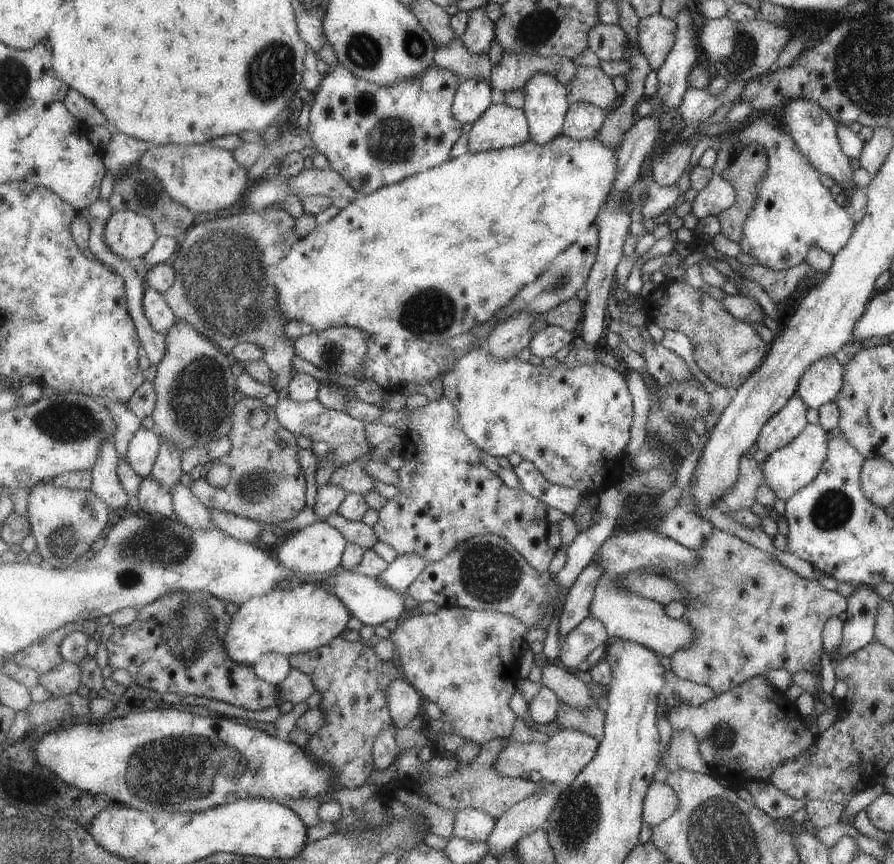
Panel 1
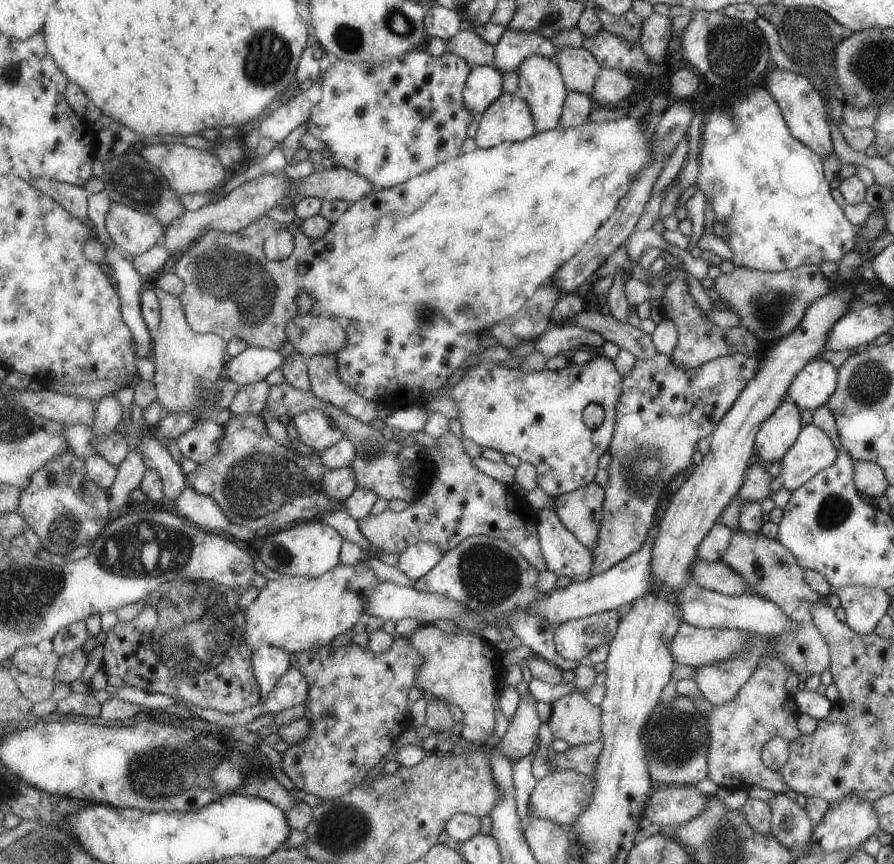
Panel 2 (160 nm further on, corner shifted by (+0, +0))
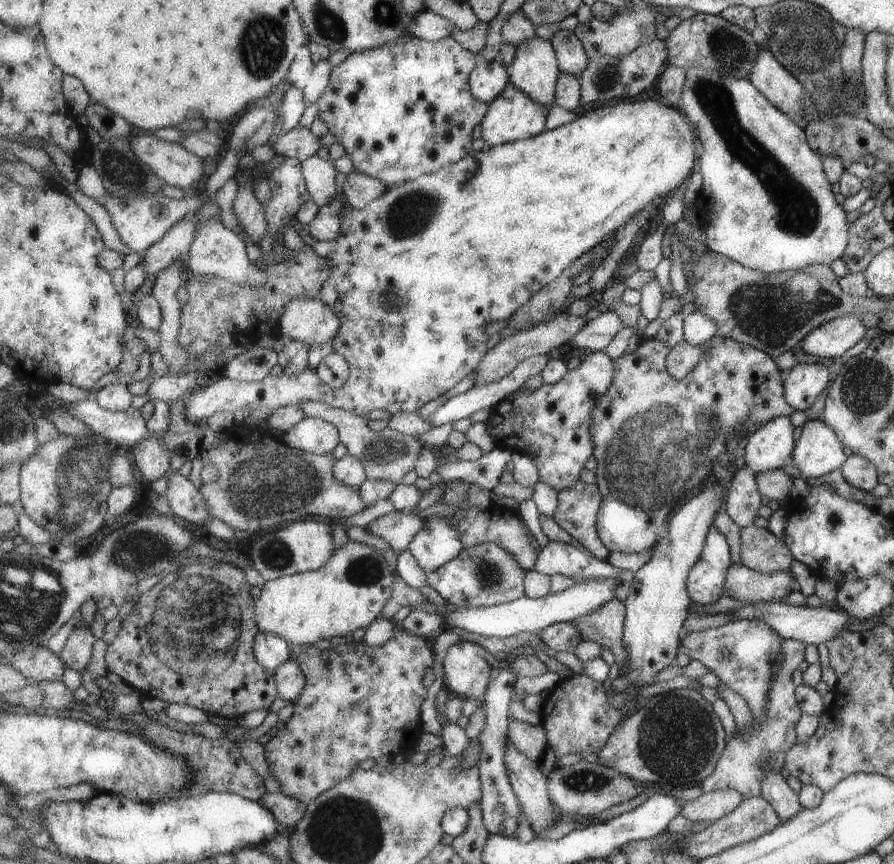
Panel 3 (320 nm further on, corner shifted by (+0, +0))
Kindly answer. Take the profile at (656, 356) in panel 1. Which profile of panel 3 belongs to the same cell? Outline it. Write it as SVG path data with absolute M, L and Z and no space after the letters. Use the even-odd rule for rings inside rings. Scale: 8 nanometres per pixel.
M557 313L555 320L550 323L539 323L527 330L519 331L513 335L507 336L505 339L498 342L488 353L485 358L479 363L476 368L476 377L473 379L473 386L476 383L477 387L488 385L493 381L501 380L505 375L513 372L519 364L524 360L535 355L547 355L554 347L561 346L572 340L572 338L585 326L583 318L576 317L571 314L565 316Z

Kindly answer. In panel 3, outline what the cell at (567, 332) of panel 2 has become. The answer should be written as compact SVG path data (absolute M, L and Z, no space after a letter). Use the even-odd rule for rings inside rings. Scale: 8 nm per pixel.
M601 312L588 322L569 343L585 350L590 348L593 353L603 351L623 328L625 324L617 312Z

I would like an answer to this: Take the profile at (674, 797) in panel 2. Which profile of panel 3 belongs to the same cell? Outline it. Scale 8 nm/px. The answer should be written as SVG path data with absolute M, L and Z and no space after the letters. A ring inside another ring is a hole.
M721 789L718 791L709 791L708 793L701 793L696 799L687 801L688 803L683 807L679 815L697 822L697 820L706 820L709 823L714 823L716 820L723 818L736 808L743 804L743 793L737 789Z

